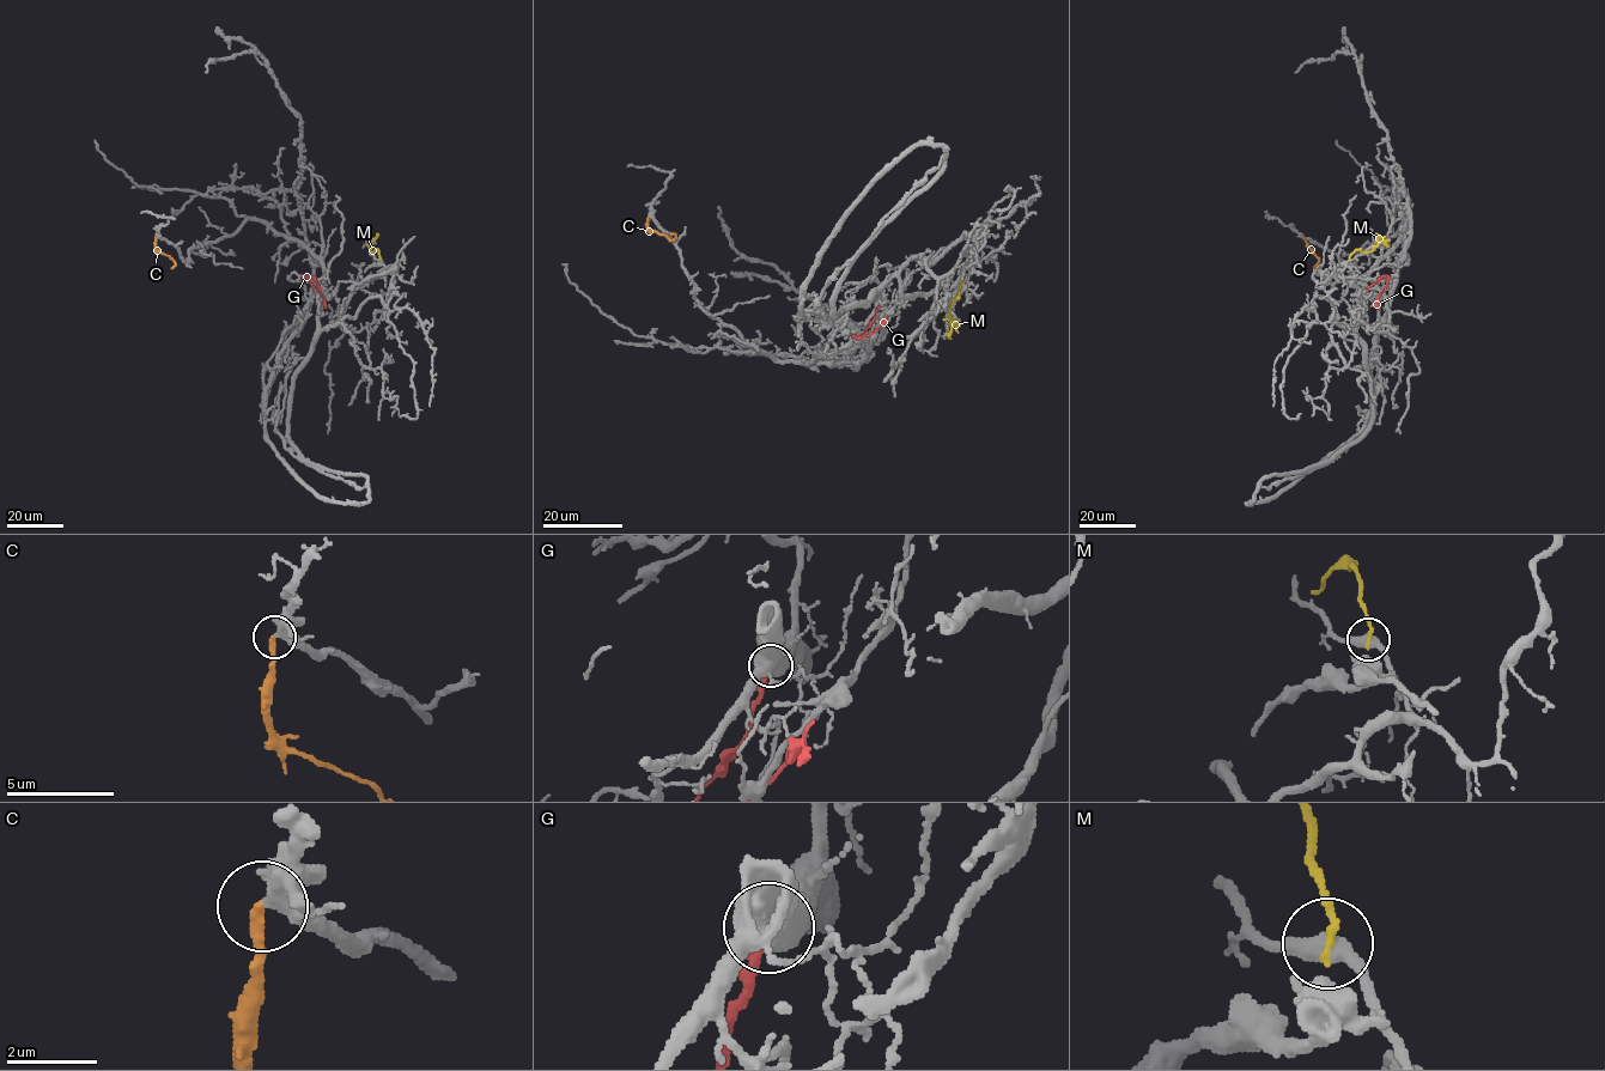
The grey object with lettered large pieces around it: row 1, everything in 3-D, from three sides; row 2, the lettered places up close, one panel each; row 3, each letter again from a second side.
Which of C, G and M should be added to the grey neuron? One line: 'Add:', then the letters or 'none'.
Add: C

